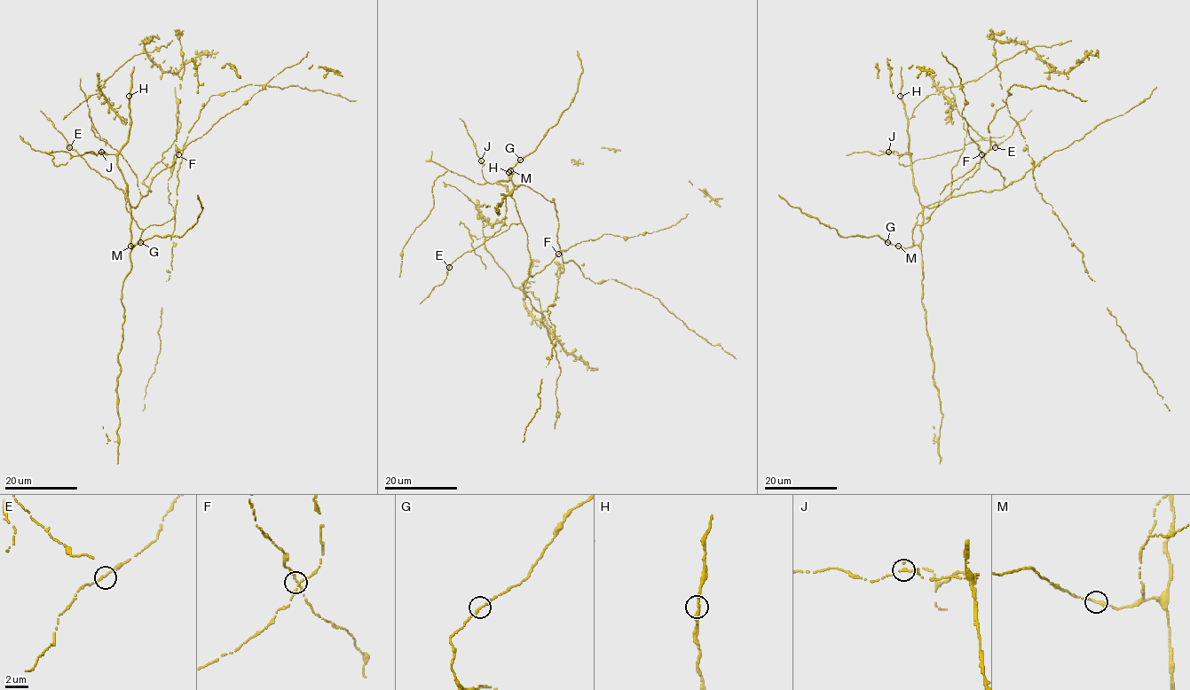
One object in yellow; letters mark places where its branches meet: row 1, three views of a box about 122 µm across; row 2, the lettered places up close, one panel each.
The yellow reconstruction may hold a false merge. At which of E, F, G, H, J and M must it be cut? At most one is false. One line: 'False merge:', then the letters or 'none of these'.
False merge: none of these

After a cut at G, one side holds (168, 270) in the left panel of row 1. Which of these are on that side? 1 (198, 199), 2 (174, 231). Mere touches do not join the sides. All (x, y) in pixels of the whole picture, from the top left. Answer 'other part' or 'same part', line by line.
1: other part
2: same part

